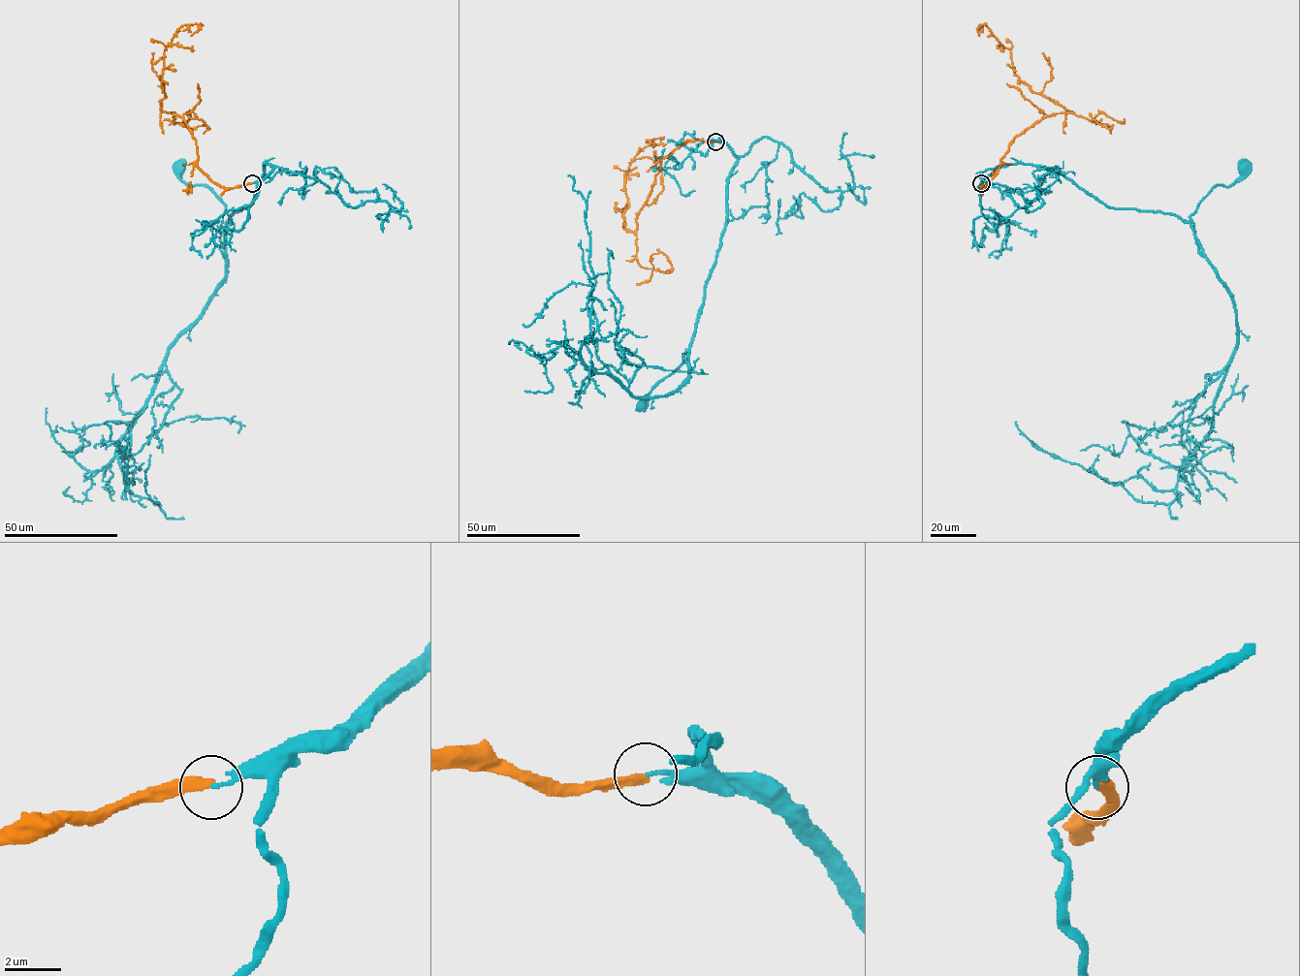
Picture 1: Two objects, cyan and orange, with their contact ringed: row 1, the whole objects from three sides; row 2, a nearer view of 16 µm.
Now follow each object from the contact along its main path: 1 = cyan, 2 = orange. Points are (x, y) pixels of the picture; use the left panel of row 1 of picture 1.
1: (252, 183), (273, 167), (228, 220), (225, 257), (223, 203), (178, 170)
2: (252, 183), (212, 182), (197, 166), (184, 121), (161, 110), (165, 50), (180, 27), (196, 24), (191, 35)

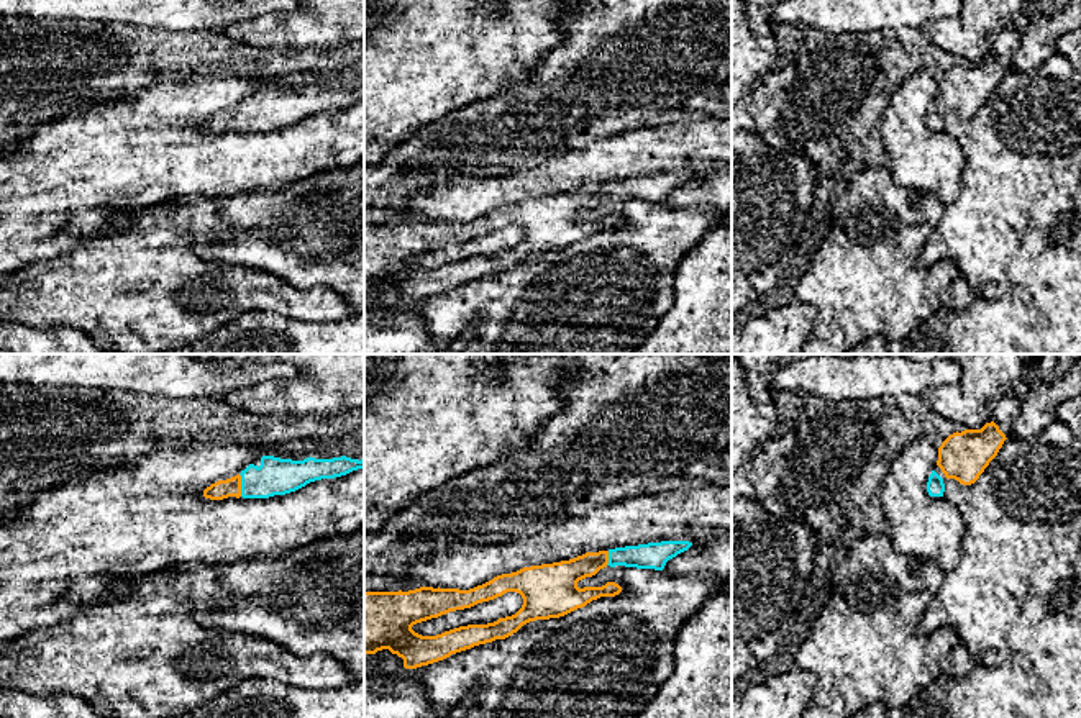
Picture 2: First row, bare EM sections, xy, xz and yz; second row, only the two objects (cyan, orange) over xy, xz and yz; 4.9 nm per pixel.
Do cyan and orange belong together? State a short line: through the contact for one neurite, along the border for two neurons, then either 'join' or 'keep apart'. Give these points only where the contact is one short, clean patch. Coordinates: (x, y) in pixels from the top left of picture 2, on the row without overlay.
join

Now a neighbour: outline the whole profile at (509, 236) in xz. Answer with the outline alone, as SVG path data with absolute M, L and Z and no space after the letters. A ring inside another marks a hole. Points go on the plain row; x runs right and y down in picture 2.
M507 225L489 234L477 236L471 241L449 244L438 251L431 251L412 259L412 262L422 269L436 269L445 264L468 259L468 257L487 257L499 251L515 248L523 238L523 231L517 225Z

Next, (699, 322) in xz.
M732 216L681 259L673 303L633 354L732 354Z

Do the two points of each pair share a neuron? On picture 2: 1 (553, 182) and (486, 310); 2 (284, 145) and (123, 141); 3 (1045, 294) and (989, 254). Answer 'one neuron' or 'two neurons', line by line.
1: two neurons
2: one neuron
3: two neurons

